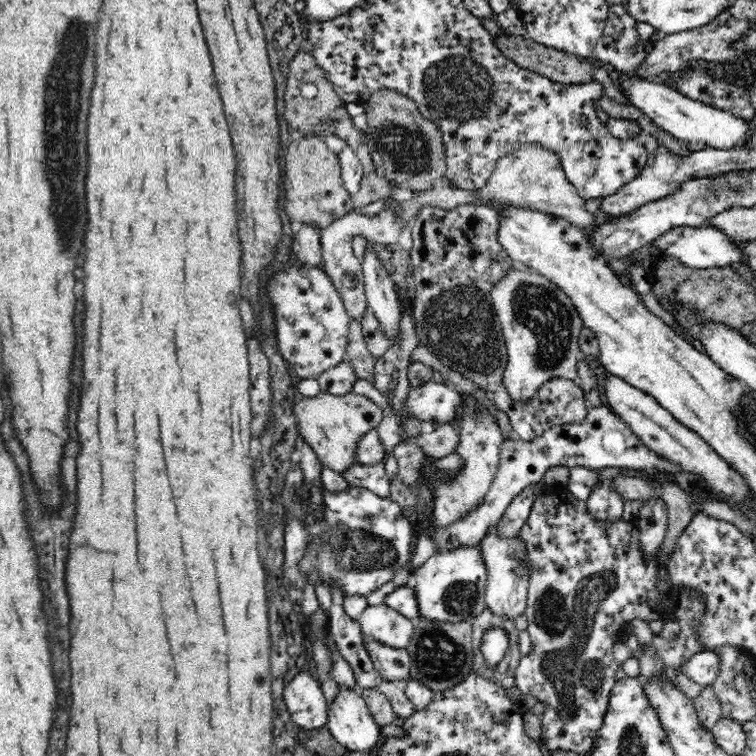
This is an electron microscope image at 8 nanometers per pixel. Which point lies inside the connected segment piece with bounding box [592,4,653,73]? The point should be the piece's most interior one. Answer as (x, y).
(619, 47)

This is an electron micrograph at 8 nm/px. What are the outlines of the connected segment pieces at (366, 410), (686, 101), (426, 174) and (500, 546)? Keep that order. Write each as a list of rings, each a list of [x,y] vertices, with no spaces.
[[[352,392],[344,396],[318,393],[316,396],[296,398],[293,414],[299,430],[299,441],[313,448],[320,462],[336,473],[346,474],[356,459],[360,438],[372,429],[376,429],[384,420],[384,410],[366,396]]]
[[[638,74],[622,76],[622,86],[632,105],[648,114],[660,129],[664,128],[664,131],[687,144],[692,141],[702,142],[718,150],[730,150],[734,146],[742,148],[750,140],[751,132],[747,120],[702,101],[688,98],[680,91],[676,92],[676,88],[670,88],[662,83],[652,84],[652,80],[642,78]]]
[[[379,87],[374,90],[368,99],[368,124],[370,130],[364,131],[361,138],[370,138],[372,140],[373,162],[375,163],[376,172],[386,180],[394,183],[398,188],[408,188],[412,191],[426,191],[432,189],[432,183],[438,178],[445,176],[446,163],[444,145],[441,135],[441,129],[433,119],[424,118],[419,110],[419,106],[406,94],[394,90],[392,87]]]
[[[490,525],[480,544],[487,572],[485,601],[487,608],[494,614],[514,620],[522,616],[526,610],[527,570],[521,560],[525,555],[525,548],[518,535],[504,539],[496,530],[496,525]]]

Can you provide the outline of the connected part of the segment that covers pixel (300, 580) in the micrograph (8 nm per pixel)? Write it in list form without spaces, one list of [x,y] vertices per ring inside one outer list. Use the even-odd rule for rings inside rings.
[[[350,485],[350,490],[344,492],[331,492],[325,490],[324,503],[326,506],[326,522],[318,522],[311,512],[311,523],[302,523],[295,517],[286,516],[284,529],[284,562],[283,579],[285,584],[293,593],[299,593],[308,581],[310,585],[316,586],[321,580],[330,585],[330,580],[340,581],[344,585],[345,596],[361,594],[368,596],[372,590],[392,580],[394,574],[402,568],[407,568],[412,556],[412,524],[408,514],[401,506],[391,498],[378,497],[364,488]]]

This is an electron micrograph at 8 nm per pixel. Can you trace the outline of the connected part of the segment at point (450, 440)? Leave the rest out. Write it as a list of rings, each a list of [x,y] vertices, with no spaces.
[[[446,423],[437,429],[423,430],[417,438],[417,445],[422,447],[426,454],[434,455],[434,458],[442,458],[453,452],[458,441],[457,429]]]

